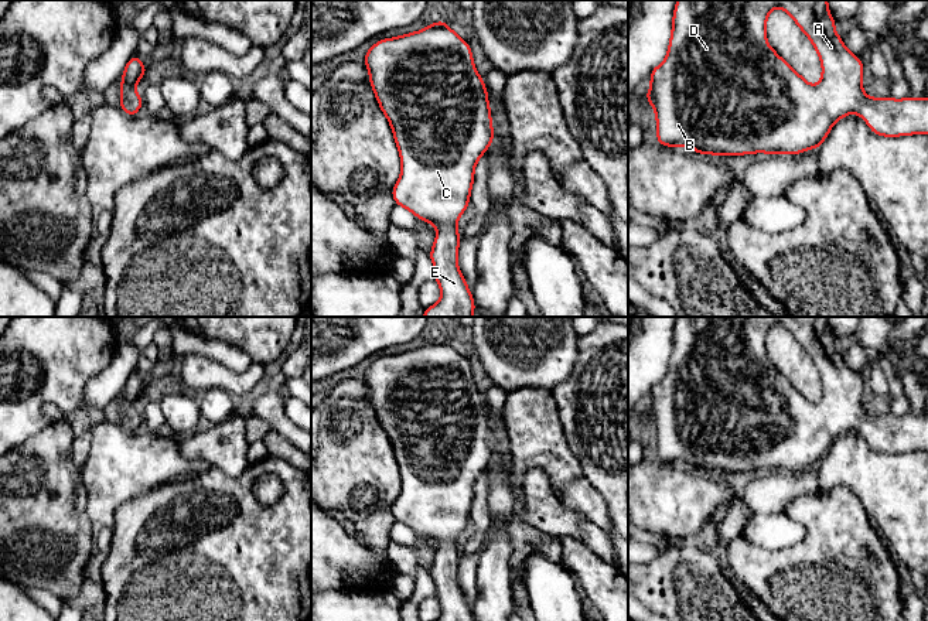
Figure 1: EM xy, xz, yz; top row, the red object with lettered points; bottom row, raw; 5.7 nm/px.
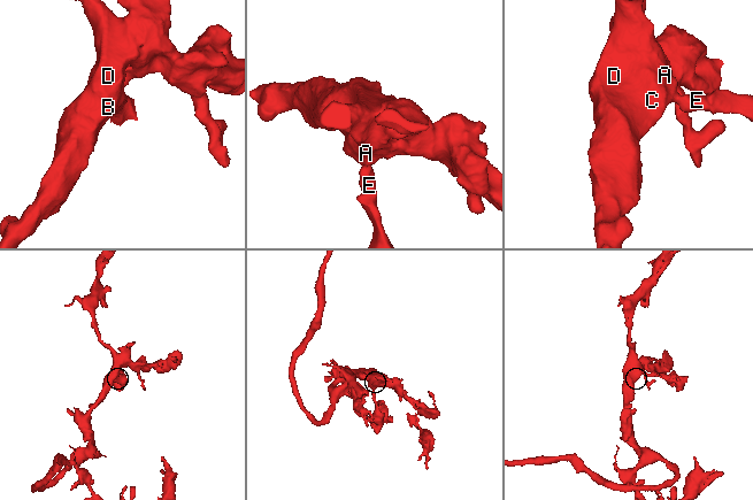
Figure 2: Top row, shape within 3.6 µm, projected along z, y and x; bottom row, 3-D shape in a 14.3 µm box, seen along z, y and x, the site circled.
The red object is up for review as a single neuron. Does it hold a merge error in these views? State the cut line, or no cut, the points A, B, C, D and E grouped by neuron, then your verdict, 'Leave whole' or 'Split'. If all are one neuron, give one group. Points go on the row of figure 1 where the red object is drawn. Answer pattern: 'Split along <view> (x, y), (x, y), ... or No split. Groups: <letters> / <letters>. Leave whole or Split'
No split. Groups: A B C D E. Leave whole

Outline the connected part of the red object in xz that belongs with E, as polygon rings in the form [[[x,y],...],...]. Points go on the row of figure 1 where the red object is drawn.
[[[440,20],[417,33],[378,41],[364,62],[402,161],[400,177],[392,190],[393,199],[439,232],[430,260],[441,297],[437,304],[424,308],[423,317],[472,317],[472,294],[457,263],[461,242],[457,221],[470,204],[474,168],[492,143],[494,130],[488,93],[474,66],[471,48]]]

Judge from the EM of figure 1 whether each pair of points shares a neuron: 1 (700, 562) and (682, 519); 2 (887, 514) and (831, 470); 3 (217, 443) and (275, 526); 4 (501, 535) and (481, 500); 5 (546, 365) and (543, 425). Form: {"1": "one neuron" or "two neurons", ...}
{"1": "two neurons", "2": "one neuron", "3": "two neurons", "4": "two neurons", "5": "two neurons"}

